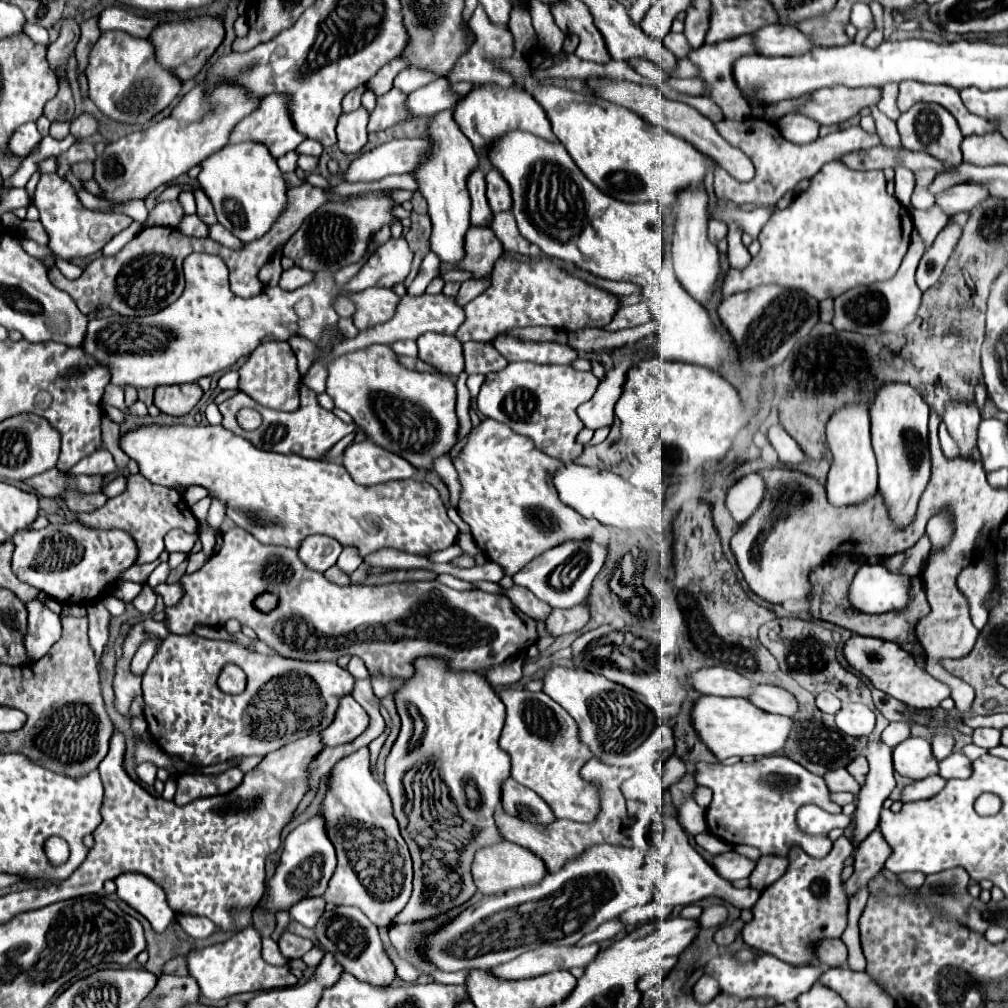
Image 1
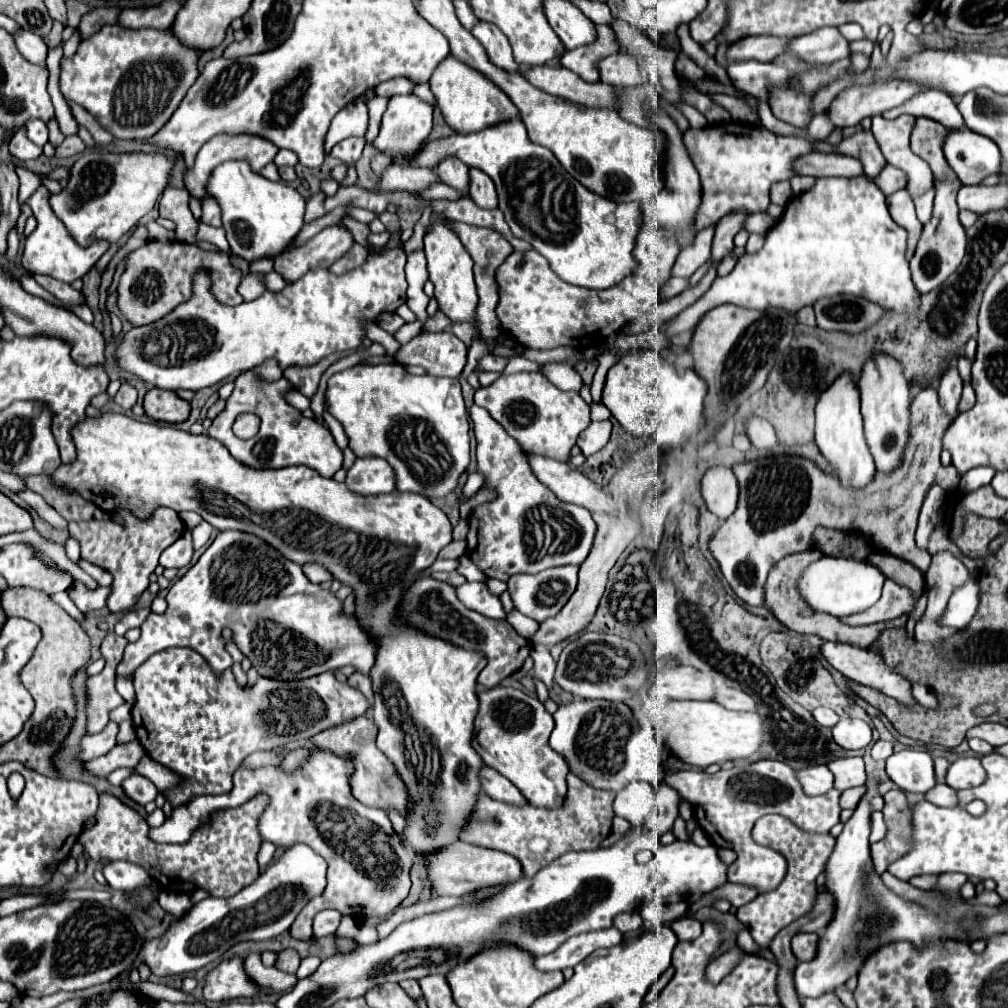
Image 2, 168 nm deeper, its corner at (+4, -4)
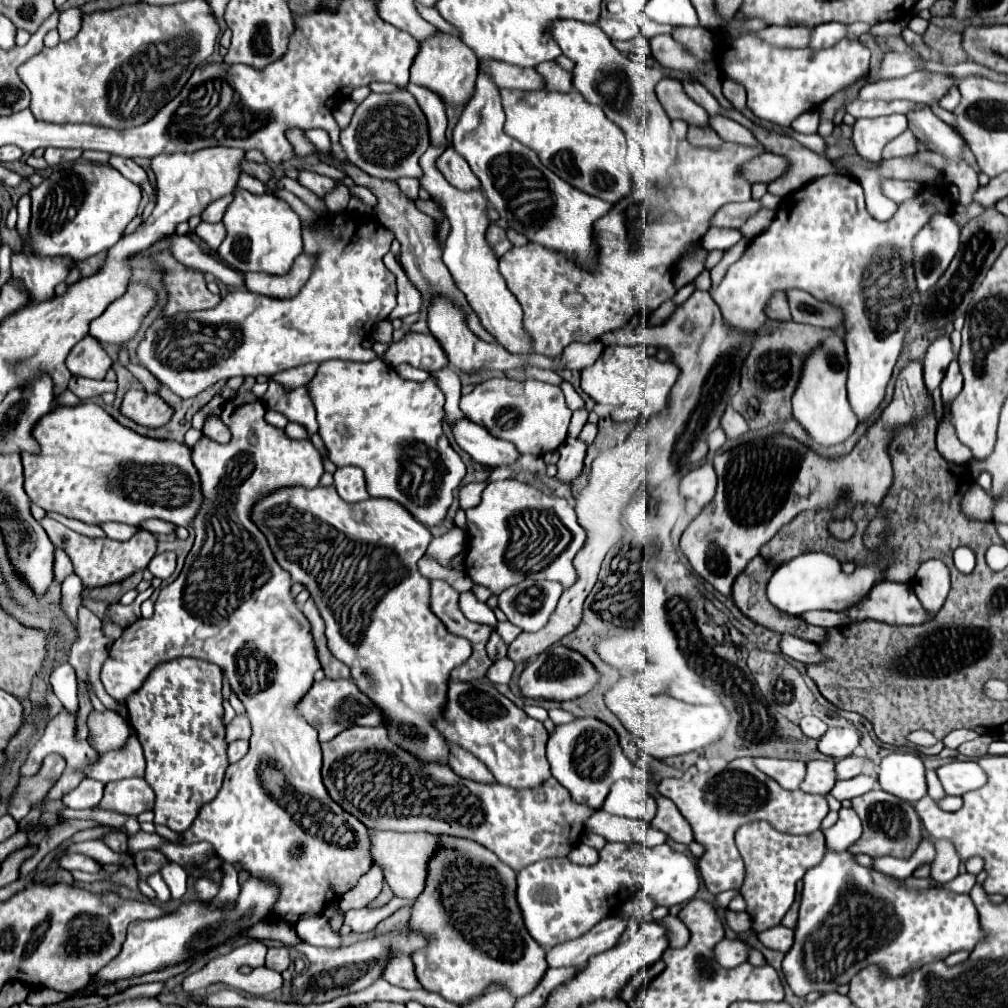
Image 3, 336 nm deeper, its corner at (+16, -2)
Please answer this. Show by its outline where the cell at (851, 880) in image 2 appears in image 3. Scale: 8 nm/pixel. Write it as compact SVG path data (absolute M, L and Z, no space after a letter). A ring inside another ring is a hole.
M826 851L824 859L804 875L800 915L794 927L794 945L782 961L782 971L790 989L798 997L806 997L810 991L836 991L840 985L850 983L850 979L868 965L880 967L890 977L900 977L920 965L942 961L954 951L972 951L984 937L986 933L978 923L978 911L970 895L958 895L942 887L906 887L884 873L880 873L880 881L878 877L874 881L874 871L858 865L852 853ZM808 943L812 943L810 949L806 949ZM808 963L816 963L816 967L810 969Z

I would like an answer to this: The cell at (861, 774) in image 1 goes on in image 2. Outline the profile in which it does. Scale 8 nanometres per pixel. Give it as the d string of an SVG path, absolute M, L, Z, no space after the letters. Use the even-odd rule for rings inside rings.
M846 757L828 763L828 769L834 773L834 787L838 791L846 791L850 787L860 787L866 781L864 761L862 757Z

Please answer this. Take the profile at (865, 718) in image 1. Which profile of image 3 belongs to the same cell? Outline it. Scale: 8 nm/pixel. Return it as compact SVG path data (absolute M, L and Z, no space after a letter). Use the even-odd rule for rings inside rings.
M854 727L846 729L828 729L828 733L818 741L818 749L822 755L832 759L844 759L854 753L858 747L858 731Z

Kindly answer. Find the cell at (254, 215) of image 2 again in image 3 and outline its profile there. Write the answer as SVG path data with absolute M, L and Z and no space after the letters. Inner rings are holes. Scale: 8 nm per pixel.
M236 189L236 197L234 201L228 205L226 209L226 215L224 215L224 225L226 225L226 239L222 241L218 253L220 257L230 263L236 271L240 273L248 273L248 271L254 271L254 273L268 273L268 275L284 275L292 269L294 265L294 259L302 253L302 235L300 235L300 217L290 209L288 203L272 197L272 193L266 193L266 195L252 195L248 191L242 191L242 189Z

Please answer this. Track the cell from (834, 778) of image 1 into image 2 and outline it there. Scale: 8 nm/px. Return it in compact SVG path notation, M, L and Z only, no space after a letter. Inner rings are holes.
M814 765L814 767L800 769L796 771L796 775L808 795L824 795L830 789L834 789L834 779L826 765Z

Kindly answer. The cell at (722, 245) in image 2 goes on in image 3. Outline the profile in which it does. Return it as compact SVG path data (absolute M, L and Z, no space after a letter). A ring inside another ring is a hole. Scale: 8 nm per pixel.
M750 199L746 203L728 203L724 205L716 217L712 219L714 227L732 227L740 229L752 215L756 215L762 209L762 203L756 199Z

